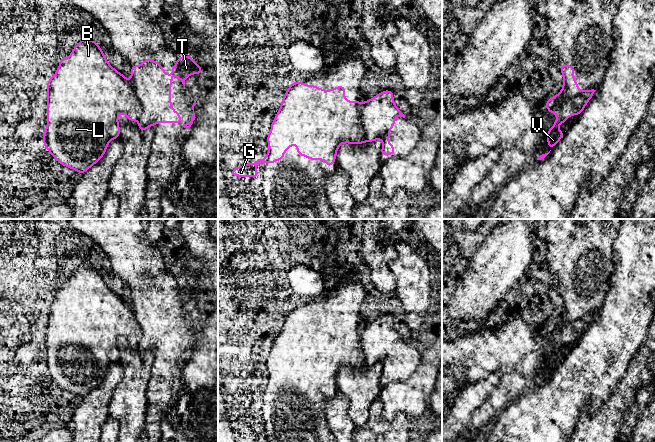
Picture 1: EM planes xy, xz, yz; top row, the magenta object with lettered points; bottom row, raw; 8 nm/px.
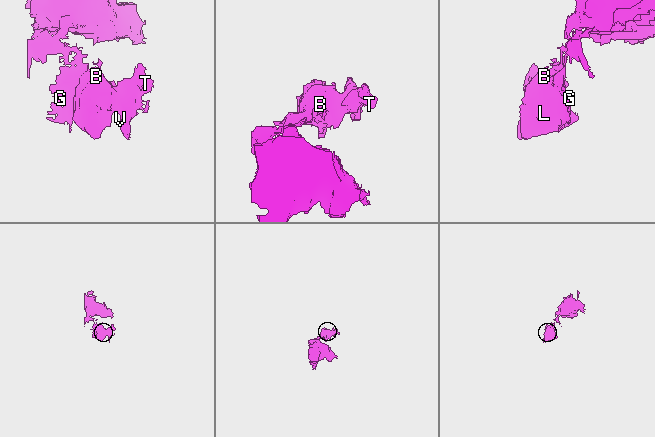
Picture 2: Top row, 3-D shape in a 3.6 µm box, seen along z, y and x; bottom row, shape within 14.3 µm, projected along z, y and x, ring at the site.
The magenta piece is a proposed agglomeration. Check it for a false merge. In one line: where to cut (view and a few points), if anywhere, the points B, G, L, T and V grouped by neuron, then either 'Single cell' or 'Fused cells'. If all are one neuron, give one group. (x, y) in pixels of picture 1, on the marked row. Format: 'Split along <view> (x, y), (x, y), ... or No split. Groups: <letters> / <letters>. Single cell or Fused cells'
Split along xz (360, 103), (360, 121), (364, 141). Groups: B G L / T V. Fused cells

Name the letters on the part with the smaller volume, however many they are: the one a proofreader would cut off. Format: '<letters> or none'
T, V

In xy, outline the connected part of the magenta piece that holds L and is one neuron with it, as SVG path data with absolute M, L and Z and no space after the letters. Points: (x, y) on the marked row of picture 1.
M81 39L70 54L61 59L55 76L47 81L47 128L43 131L43 145L61 165L83 174L101 160L109 142L119 138L119 114L124 113L130 122L135 122L141 104L131 83L108 63L94 40Z

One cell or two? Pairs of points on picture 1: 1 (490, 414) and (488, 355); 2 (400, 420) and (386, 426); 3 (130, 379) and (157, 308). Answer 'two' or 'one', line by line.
1: one
2: one
3: two

